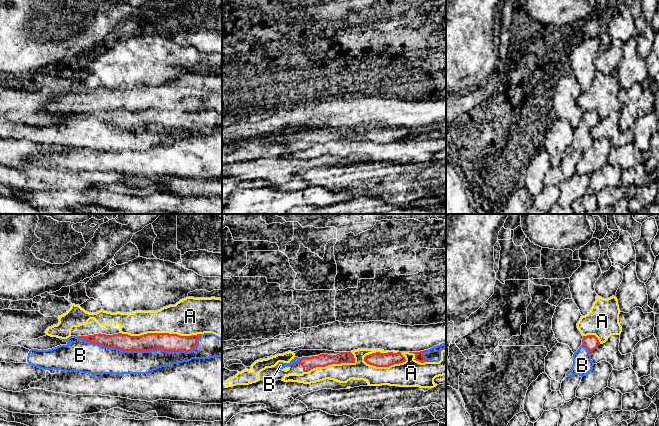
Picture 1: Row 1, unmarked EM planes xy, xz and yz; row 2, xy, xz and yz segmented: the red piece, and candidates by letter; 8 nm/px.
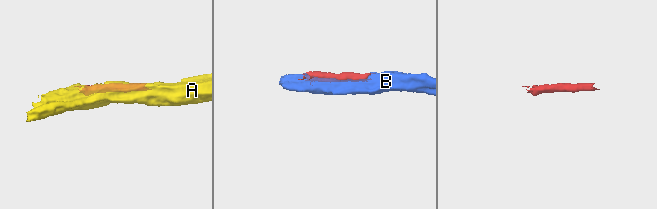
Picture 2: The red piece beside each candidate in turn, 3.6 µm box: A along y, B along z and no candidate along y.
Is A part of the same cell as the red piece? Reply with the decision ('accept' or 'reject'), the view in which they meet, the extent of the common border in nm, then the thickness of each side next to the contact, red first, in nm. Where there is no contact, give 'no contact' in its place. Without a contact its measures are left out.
reject; contact in xz; length 360 nm; calibres 120 and 220 nm

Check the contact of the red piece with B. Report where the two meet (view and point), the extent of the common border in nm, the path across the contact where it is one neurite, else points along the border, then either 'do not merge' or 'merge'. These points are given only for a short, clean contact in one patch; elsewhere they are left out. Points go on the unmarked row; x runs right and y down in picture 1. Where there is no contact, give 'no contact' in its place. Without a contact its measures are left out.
meets red in xy at (142, 126); contact 1000 nm long; merge

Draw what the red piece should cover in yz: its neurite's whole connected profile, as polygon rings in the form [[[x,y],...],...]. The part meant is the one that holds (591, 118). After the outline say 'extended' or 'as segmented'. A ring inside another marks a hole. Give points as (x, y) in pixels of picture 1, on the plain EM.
[[[595,111],[583,112],[582,121],[573,130],[573,141],[571,145],[566,149],[567,153],[579,151],[581,153],[589,150],[594,142],[591,136],[590,129],[593,128],[600,118]]]; extended

